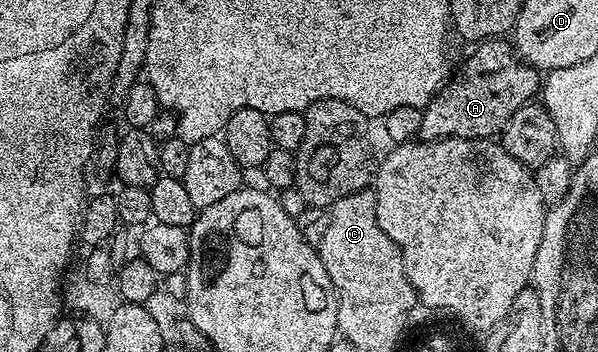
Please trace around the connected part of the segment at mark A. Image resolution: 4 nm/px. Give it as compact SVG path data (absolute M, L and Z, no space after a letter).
M507 38L483 39L471 50L460 72L457 75L455 72L423 108L418 134L421 140L490 139L499 136L510 117L514 117L522 105L537 98L542 87L541 72L523 62Z

